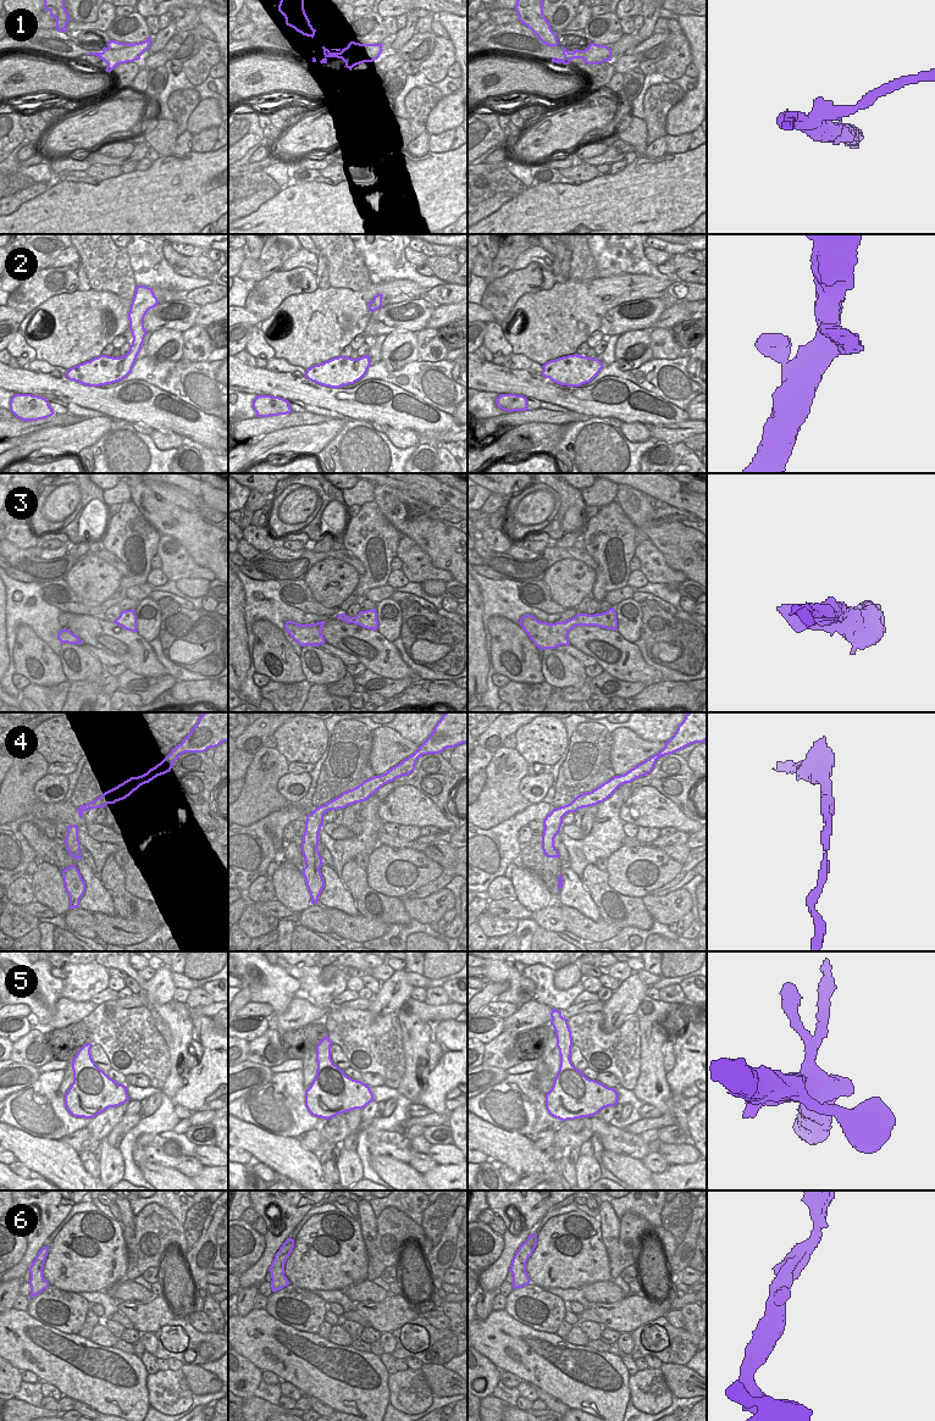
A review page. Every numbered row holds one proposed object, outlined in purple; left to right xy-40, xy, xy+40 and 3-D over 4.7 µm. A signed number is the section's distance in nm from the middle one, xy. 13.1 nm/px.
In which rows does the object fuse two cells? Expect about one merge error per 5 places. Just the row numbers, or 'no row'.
1

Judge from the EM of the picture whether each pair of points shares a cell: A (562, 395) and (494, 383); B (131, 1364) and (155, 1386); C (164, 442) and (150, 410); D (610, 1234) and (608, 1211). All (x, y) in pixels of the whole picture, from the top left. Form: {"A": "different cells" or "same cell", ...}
{"A": "same cell", "B": "different cells", "C": "different cells", "D": "same cell"}

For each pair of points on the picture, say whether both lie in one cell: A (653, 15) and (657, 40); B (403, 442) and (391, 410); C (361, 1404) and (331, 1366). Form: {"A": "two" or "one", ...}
{"A": "two", "B": "two", "C": "one"}

